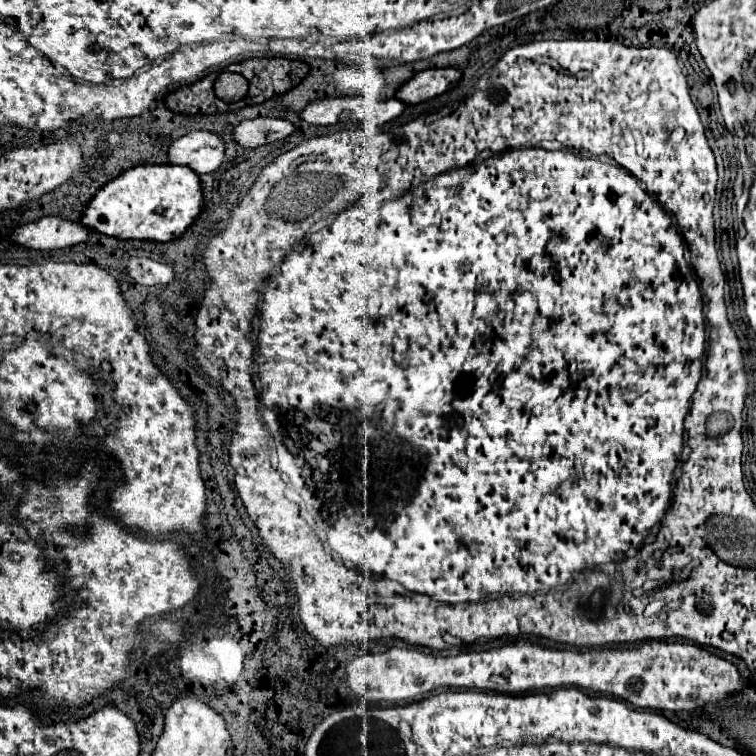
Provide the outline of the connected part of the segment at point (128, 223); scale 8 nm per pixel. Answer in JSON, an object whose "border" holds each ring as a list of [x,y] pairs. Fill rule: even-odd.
{"border":[[[139,165],[105,183],[83,209],[85,227],[115,237],[141,241],[173,241],[197,219],[203,207],[201,183],[195,171],[183,165]]]}

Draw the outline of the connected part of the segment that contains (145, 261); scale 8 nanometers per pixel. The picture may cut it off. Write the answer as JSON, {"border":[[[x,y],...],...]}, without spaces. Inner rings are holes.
{"border":[[[131,257],[127,261],[127,273],[139,285],[165,285],[173,281],[171,265],[153,261],[149,257]]]}

